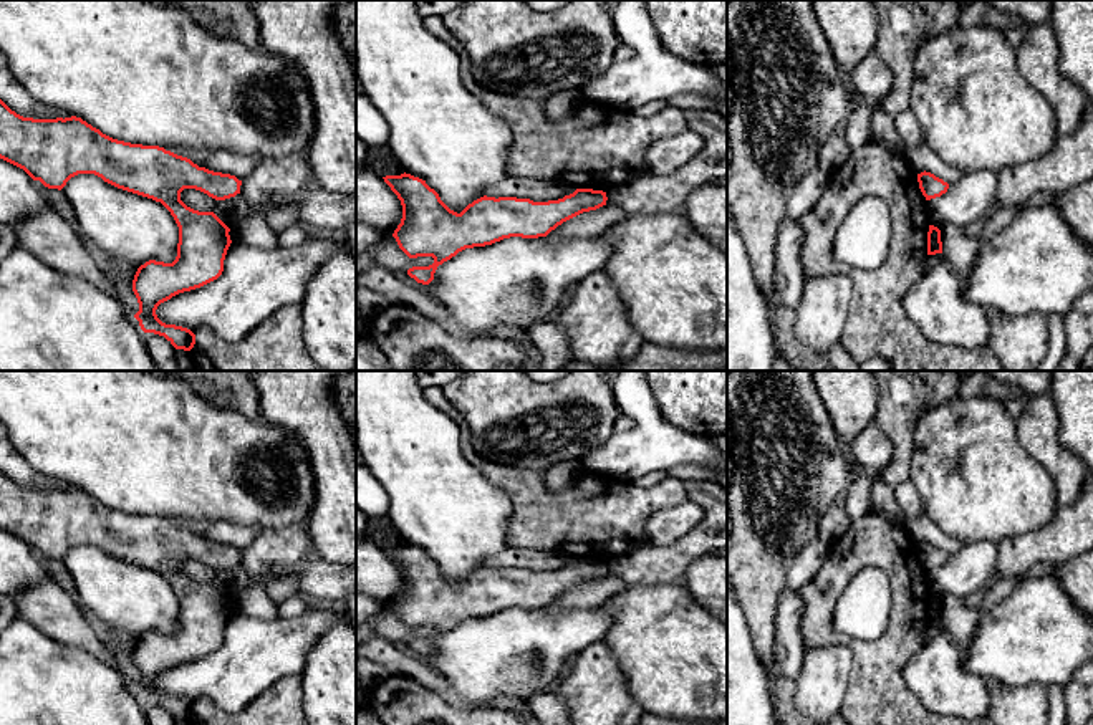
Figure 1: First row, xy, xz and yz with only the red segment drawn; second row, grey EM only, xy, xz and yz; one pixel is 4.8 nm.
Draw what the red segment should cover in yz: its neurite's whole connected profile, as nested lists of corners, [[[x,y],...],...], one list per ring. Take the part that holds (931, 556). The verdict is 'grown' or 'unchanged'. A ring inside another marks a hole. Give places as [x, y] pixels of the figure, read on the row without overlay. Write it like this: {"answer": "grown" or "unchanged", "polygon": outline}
{"answer": "unchanged", "polygon": [[[926,541],[917,545],[917,553],[926,571],[941,568],[949,559],[947,553]]]}

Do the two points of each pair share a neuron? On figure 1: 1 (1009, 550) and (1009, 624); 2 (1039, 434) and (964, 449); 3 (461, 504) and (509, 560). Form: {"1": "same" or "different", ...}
{"1": "different", "2": "different", "3": "different"}

